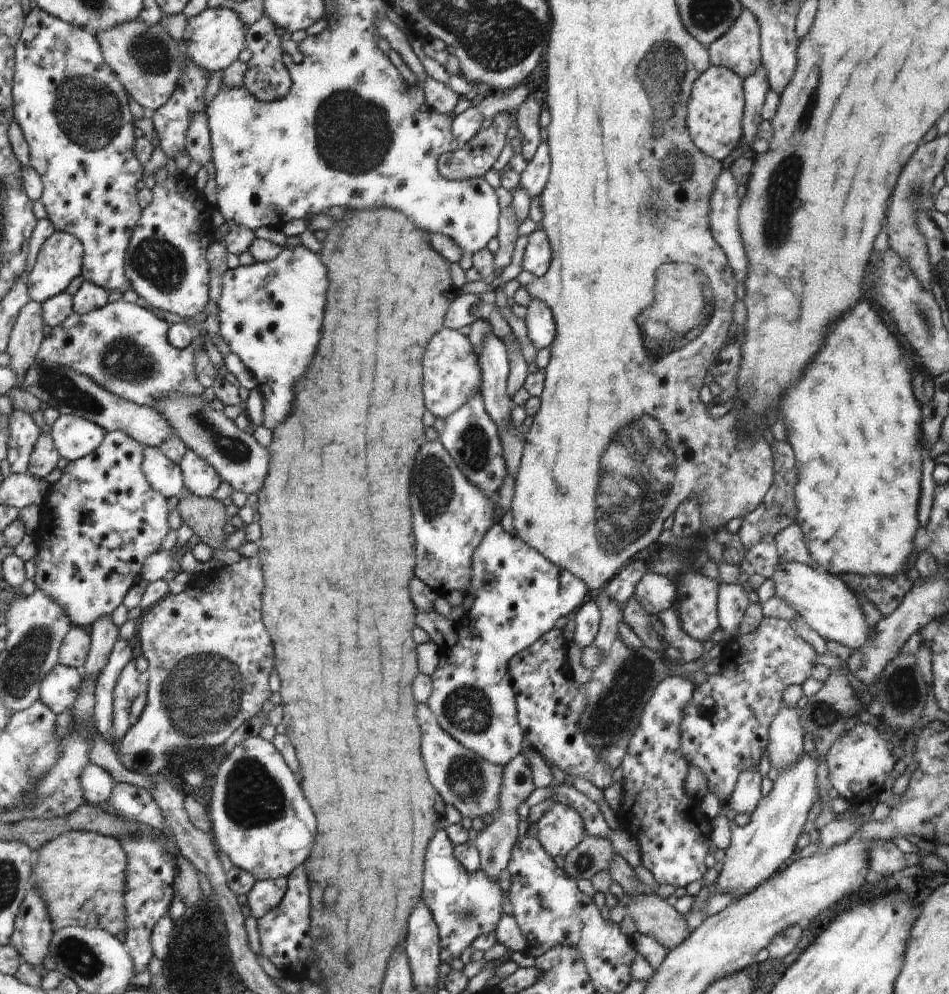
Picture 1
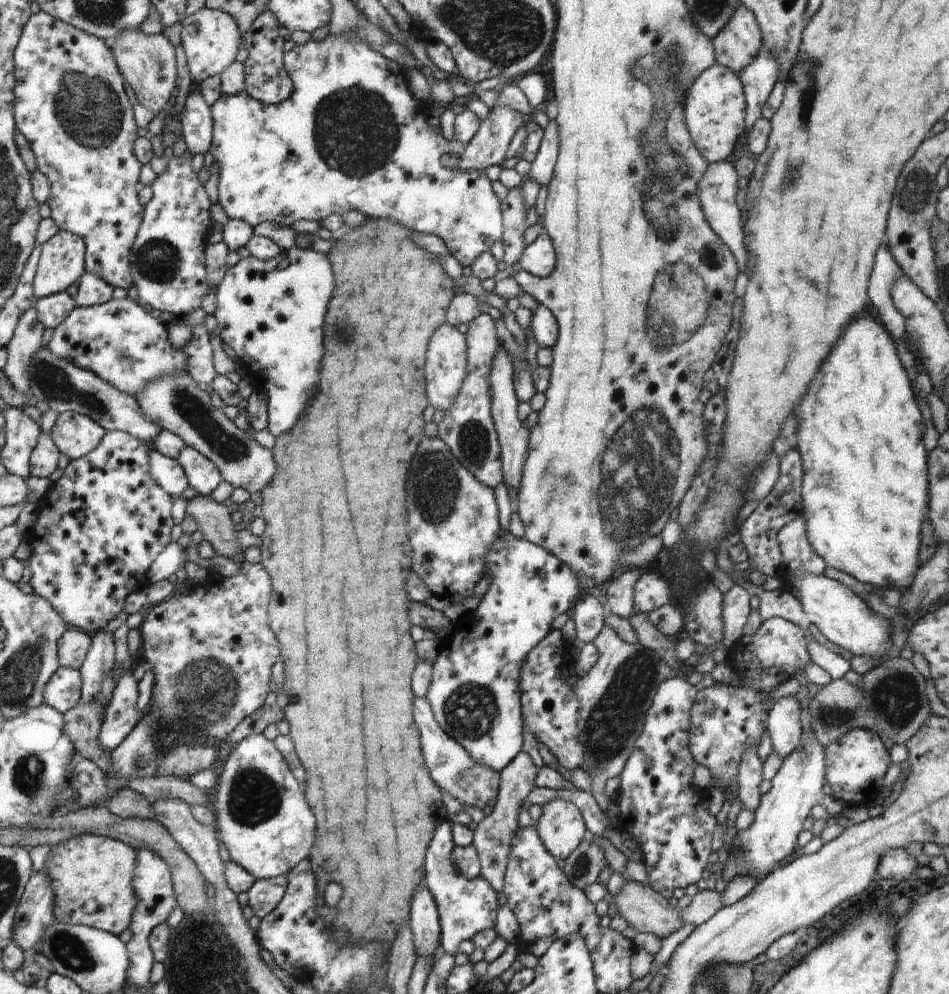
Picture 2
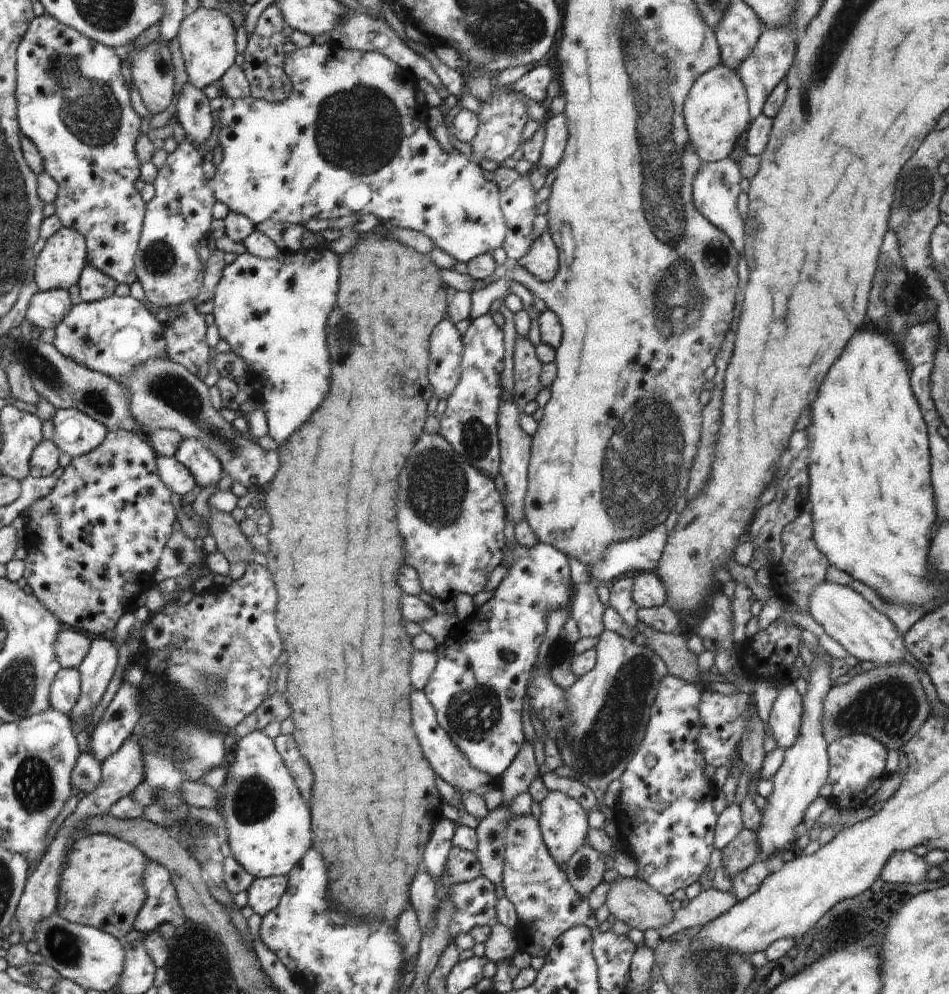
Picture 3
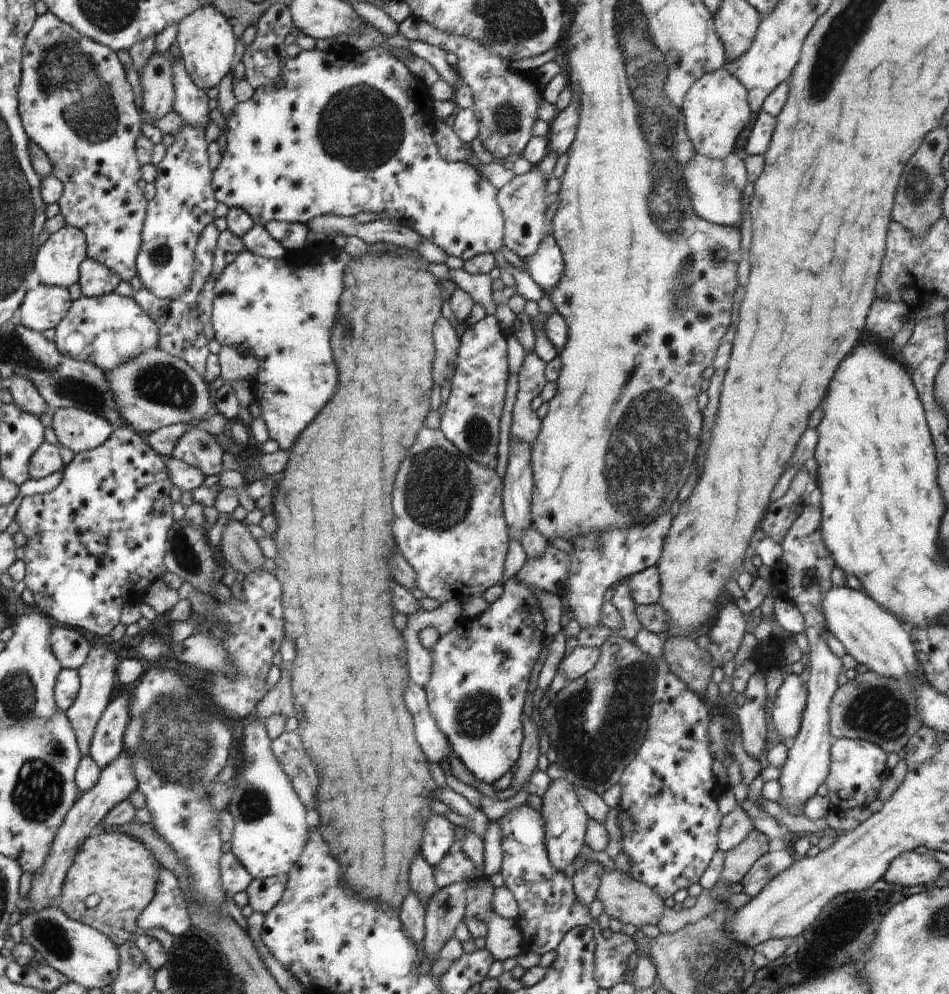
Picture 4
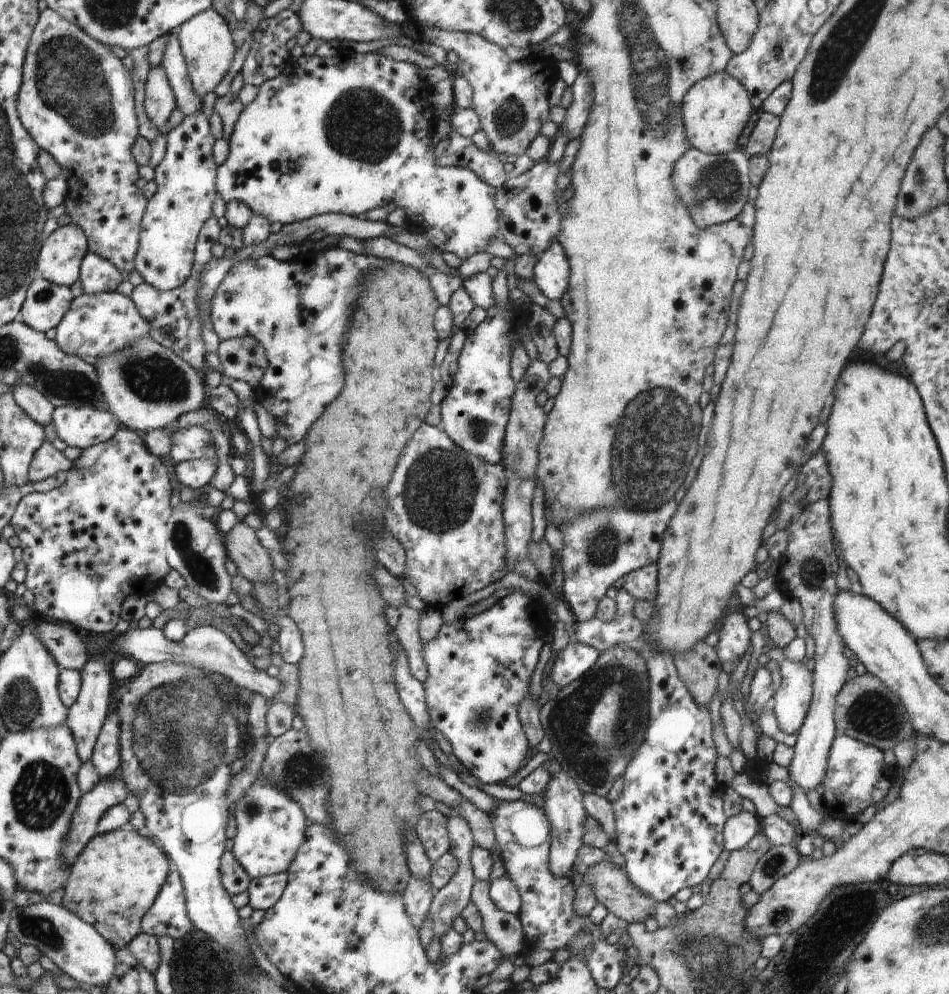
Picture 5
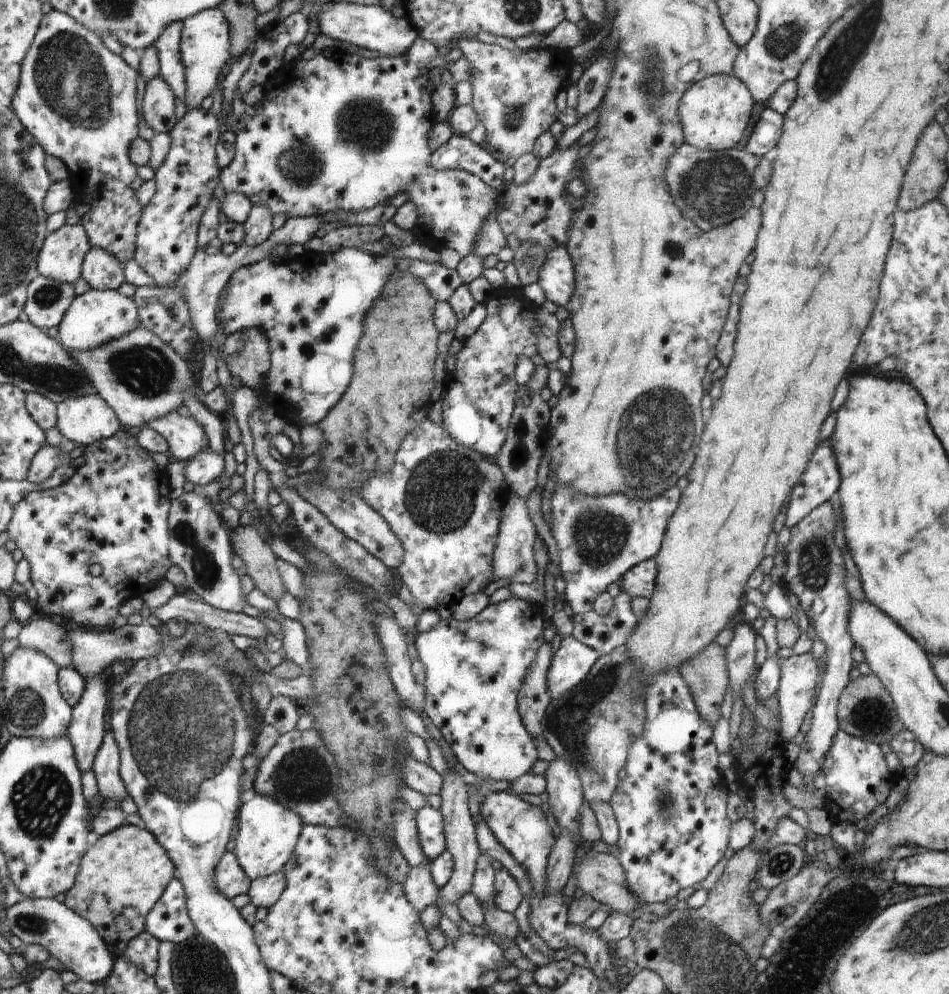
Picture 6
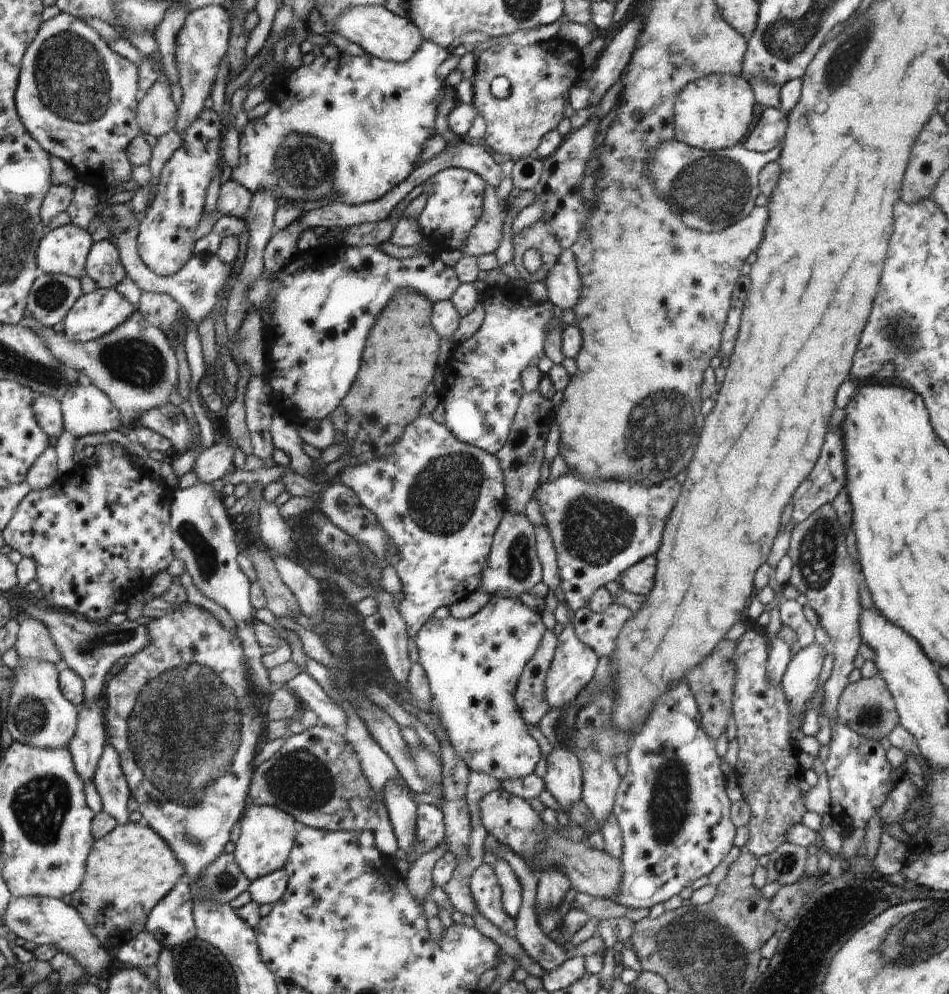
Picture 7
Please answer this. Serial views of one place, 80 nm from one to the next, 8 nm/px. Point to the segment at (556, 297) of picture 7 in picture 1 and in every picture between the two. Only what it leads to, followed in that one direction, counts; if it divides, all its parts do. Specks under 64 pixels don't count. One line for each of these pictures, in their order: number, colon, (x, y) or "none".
1: (537, 255)
2: (538, 258)
3: (542, 259)
4: (546, 265)
5: (551, 272)
6: (556, 277)

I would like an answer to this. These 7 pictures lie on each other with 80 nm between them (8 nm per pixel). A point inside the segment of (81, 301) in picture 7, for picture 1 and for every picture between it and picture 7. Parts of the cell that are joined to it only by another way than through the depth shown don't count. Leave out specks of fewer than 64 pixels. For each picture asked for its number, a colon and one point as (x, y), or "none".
1: (123, 347)
2: (123, 342)
3: (115, 336)
4: (108, 331)
5: (96, 326)
6: (95, 318)

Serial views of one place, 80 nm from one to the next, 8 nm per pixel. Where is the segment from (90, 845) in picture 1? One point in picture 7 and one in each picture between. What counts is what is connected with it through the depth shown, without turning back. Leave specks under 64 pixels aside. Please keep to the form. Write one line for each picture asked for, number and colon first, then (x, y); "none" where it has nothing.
2: (88, 866)
3: (102, 885)
4: (113, 878)
5: (112, 884)
6: (119, 880)
7: (129, 871)

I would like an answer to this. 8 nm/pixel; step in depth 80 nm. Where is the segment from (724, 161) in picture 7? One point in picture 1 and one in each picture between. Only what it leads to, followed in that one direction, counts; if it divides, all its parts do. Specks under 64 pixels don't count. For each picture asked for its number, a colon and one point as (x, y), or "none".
1: (724, 205)
2: (717, 188)
3: (716, 187)
4: (715, 187)
5: (714, 188)
6: (713, 188)

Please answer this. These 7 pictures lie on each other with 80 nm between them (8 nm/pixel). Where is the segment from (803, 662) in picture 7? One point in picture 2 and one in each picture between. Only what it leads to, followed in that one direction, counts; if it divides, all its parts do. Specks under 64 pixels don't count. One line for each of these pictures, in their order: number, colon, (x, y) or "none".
2: (783, 726)
3: (785, 718)
4: (788, 706)
5: (791, 701)
6: (799, 675)

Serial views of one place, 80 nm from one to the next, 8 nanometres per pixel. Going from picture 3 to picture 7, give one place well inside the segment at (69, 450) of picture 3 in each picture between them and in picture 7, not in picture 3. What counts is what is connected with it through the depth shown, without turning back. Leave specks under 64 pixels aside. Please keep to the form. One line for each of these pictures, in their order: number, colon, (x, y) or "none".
4: (78, 430)
5: (83, 427)
6: (85, 420)
7: (86, 409)

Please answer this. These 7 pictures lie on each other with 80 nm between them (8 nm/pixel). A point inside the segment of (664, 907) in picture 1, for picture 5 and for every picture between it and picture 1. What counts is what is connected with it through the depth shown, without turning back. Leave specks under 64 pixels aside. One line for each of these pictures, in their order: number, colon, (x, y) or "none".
2: (644, 909)
3: (633, 901)
4: (630, 901)
5: (612, 887)

